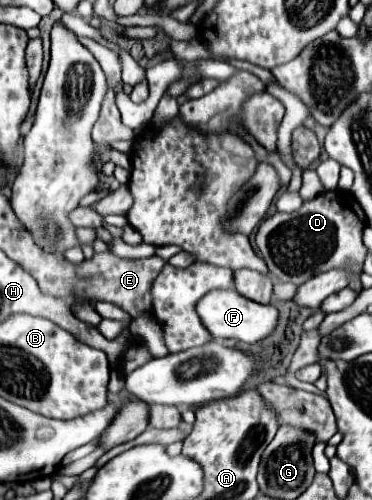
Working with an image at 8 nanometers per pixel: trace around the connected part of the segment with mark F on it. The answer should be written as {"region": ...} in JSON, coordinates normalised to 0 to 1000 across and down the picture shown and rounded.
{"region":[[[634,580],[613,584],[559,584],[548,600],[538,600],[532,616],[538,636],[548,640],[548,652],[570,664],[575,676],[629,676],[656,688],[688,688],[720,676],[742,652],[747,652],[747,620],[737,612],[694,608],[683,600],[667,600],[645,592]]]}

